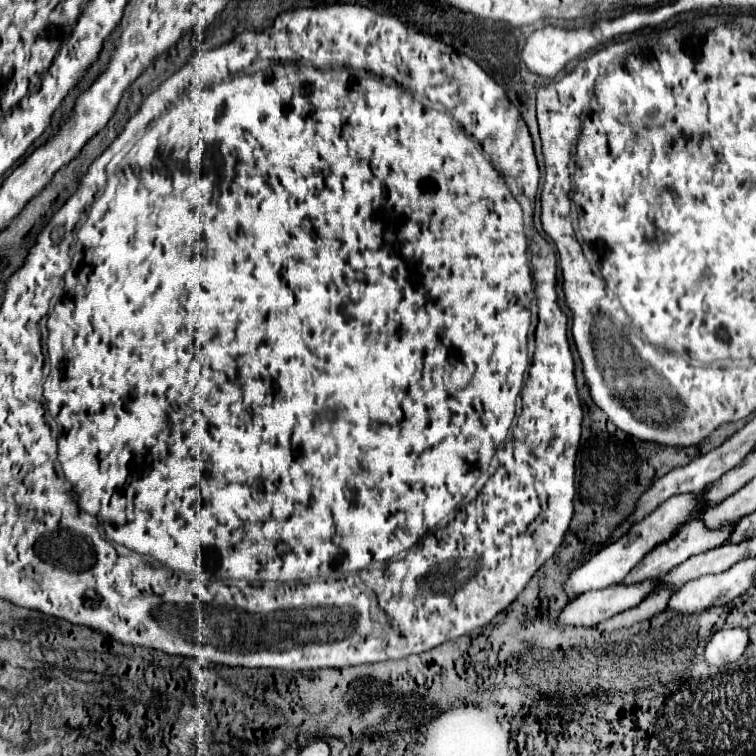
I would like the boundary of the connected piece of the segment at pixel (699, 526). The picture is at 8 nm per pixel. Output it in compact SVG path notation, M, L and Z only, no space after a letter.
M694 520L694 522L686 524L686 526L684 526L674 538L670 538L666 544L660 544L658 548L654 548L652 552L648 552L648 554L636 564L636 568L630 572L630 576L626 576L626 582L630 584L630 580L650 580L650 576L664 576L666 572L670 572L674 566L682 564L682 562L688 560L690 556L694 556L694 554L698 554L698 552L706 552L706 550L710 550L710 548L718 548L720 544L724 544L724 542L732 536L736 524L738 524L738 522L724 522L724 524L716 526L716 528L706 526L702 520Z

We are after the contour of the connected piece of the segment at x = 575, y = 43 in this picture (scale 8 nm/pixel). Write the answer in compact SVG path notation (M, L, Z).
M542 26L532 32L526 40L522 58L526 66L542 76L554 78L568 60L574 60L586 54L590 48L602 44L588 28L556 28L556 26Z

